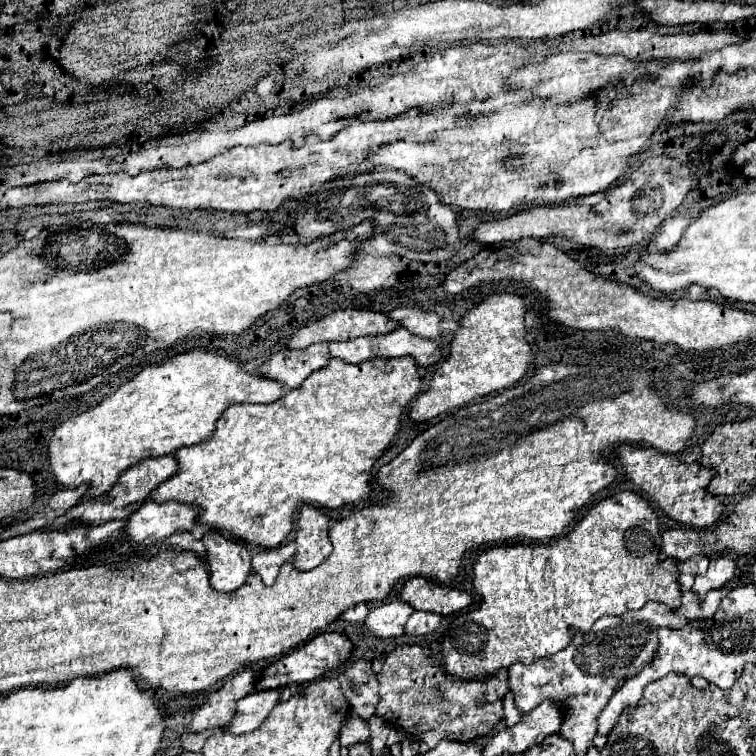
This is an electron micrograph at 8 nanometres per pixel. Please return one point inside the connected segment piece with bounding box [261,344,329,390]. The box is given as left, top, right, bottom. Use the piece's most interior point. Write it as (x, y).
(291, 370)

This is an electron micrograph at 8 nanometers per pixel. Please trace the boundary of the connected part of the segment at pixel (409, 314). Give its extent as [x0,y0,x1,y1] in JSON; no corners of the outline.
[387,308,441,340]

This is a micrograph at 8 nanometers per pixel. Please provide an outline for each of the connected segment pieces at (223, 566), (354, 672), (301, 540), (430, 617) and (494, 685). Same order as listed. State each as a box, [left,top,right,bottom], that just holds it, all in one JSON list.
[[203,532,251,592],[337,658,379,720],[291,504,331,570],[405,612,441,636],[485,678,509,702]]

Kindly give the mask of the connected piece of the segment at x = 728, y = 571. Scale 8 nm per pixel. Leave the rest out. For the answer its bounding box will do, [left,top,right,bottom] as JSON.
[693,552,735,598]

